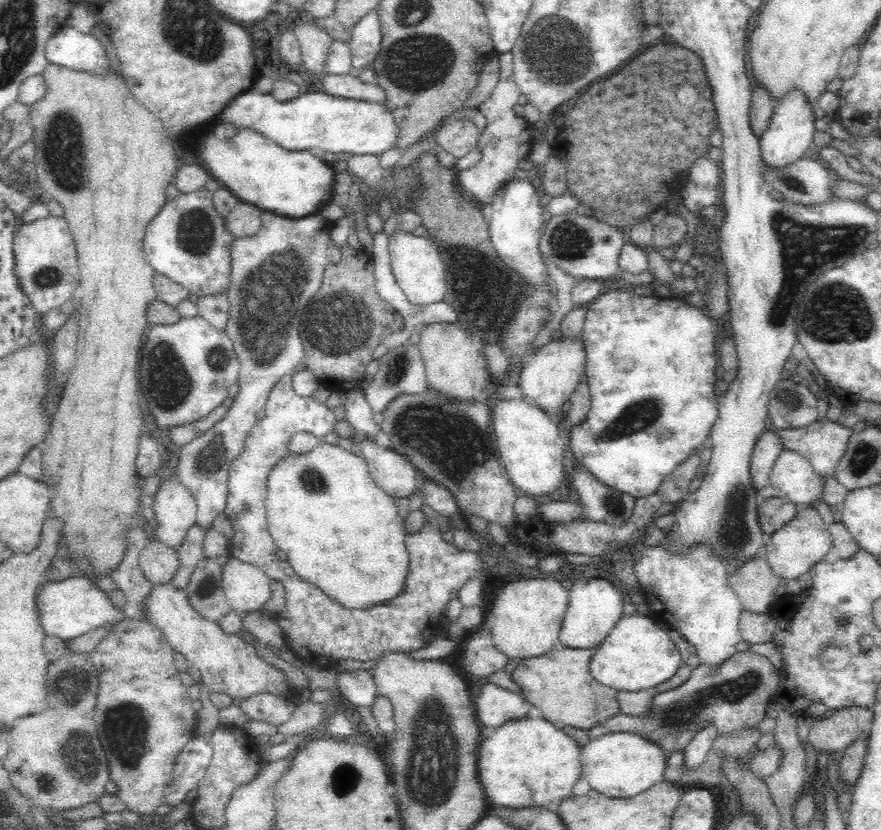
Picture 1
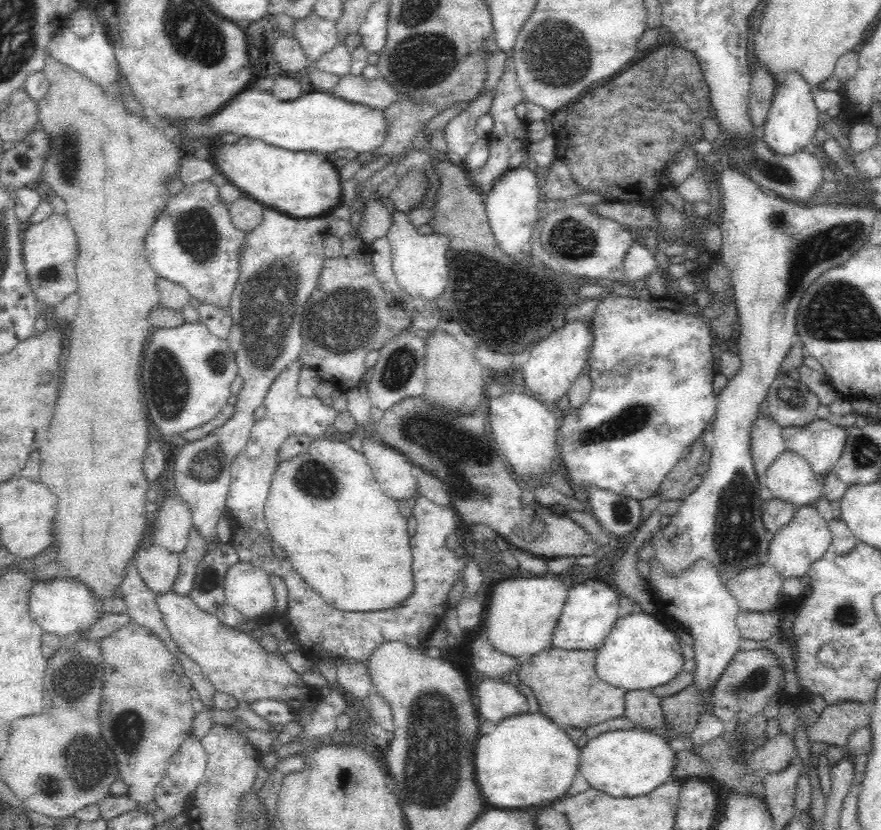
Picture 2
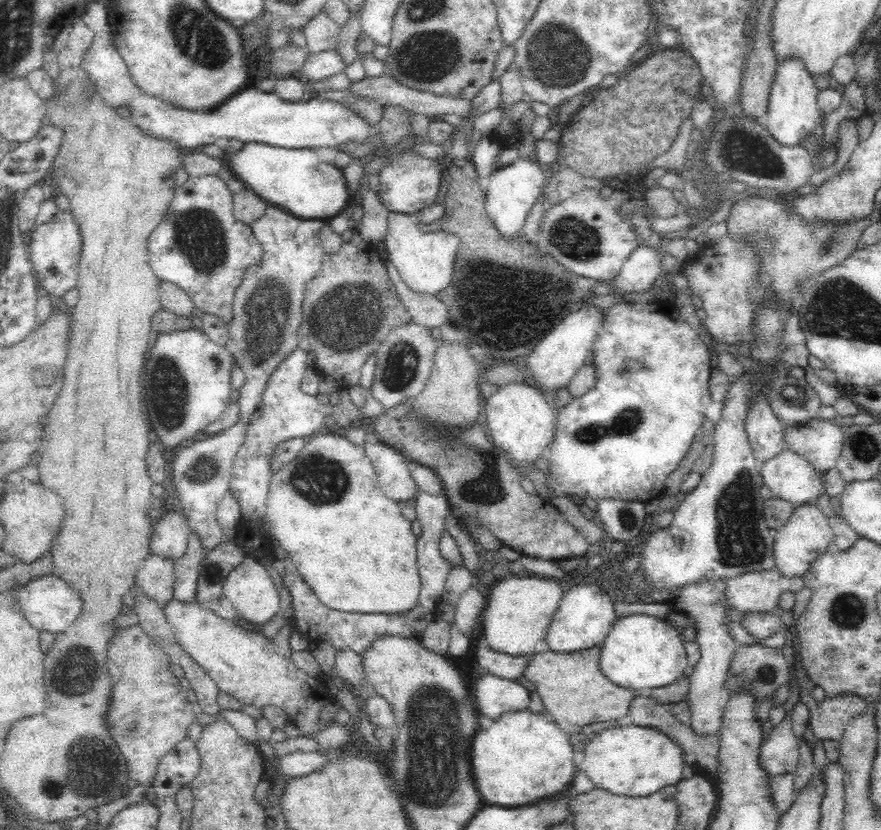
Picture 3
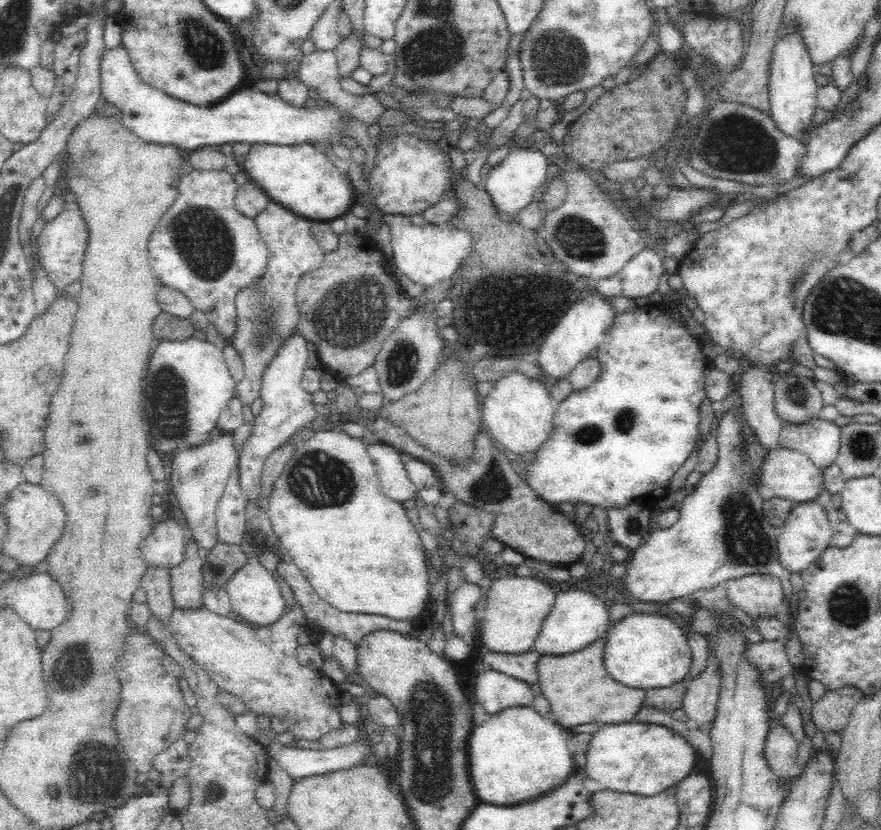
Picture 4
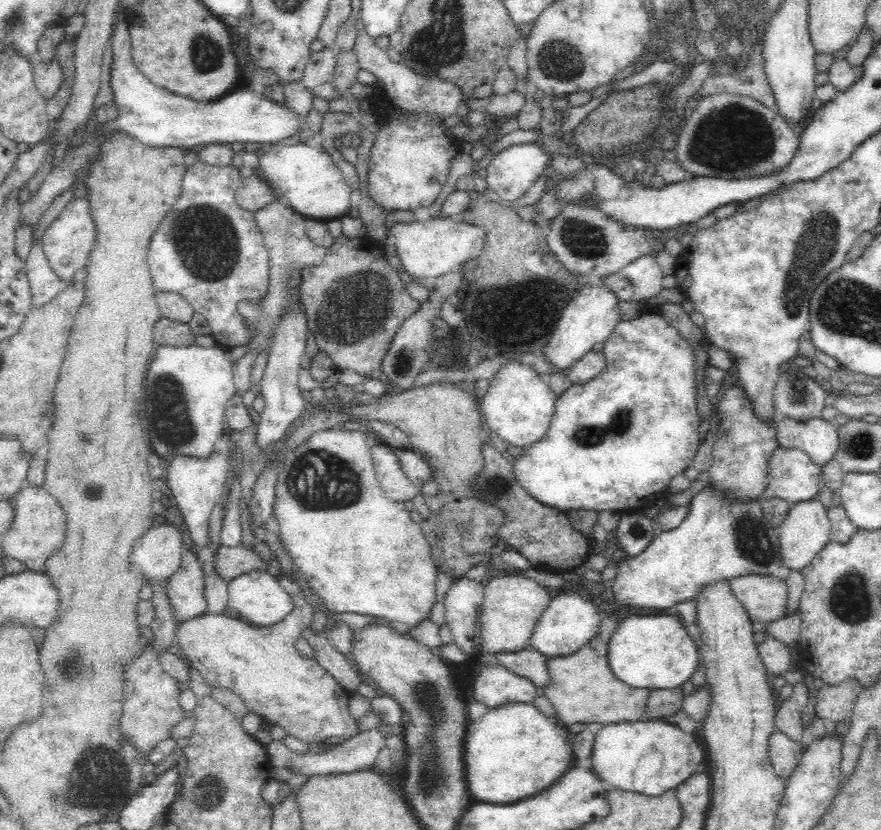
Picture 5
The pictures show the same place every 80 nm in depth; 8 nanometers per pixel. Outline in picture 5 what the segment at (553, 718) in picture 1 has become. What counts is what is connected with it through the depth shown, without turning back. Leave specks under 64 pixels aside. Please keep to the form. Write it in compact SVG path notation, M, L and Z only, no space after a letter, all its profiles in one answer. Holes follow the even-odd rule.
M603 616L602 624L598 634L588 642L586 646L580 648L577 652L567 656L550 657L546 660L546 671L548 671L548 682L542 686L544 696L548 698L553 705L555 720L560 720L560 725L588 723L594 728L618 724L620 722L634 722L640 720L640 714L644 712L649 691L647 689L632 688L624 684L614 676L614 673L608 666L608 648L612 634L618 626L618 616Z

